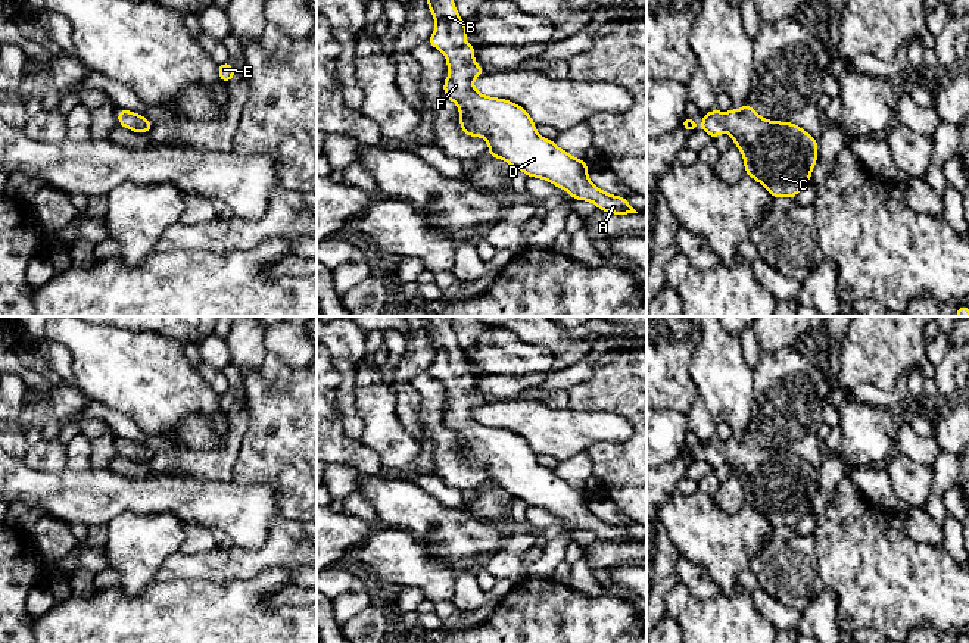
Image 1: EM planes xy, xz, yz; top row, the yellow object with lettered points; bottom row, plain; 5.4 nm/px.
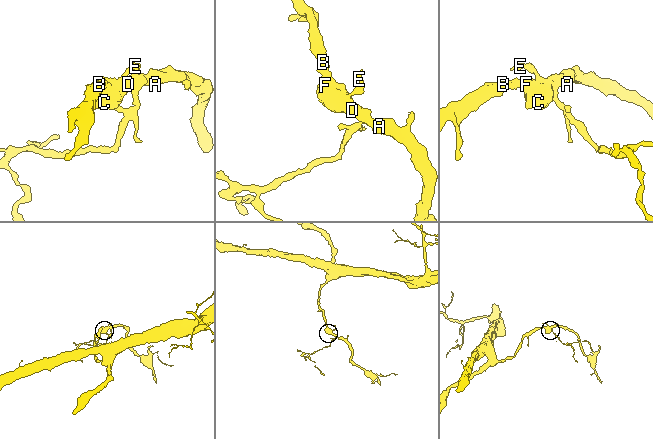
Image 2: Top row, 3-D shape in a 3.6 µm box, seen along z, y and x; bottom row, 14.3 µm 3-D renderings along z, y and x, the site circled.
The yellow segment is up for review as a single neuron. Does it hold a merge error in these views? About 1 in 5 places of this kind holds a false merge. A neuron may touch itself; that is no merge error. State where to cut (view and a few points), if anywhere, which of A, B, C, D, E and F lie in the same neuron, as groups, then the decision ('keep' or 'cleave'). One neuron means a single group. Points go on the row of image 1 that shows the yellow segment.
cut none; groups A B C D E F; keep

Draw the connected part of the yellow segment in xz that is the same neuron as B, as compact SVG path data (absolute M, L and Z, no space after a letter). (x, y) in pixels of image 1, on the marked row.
M427 0L436 19L427 43L446 57L449 75L445 96L459 107L459 125L468 137L483 137L489 157L504 159L527 177L542 178L571 194L573 200L595 203L613 215L638 213L626 197L604 193L588 177L588 162L560 149L552 140L536 134L527 110L511 100L483 96L473 81L484 69L474 62L473 43L464 43L467 24L459 18L454 0Z

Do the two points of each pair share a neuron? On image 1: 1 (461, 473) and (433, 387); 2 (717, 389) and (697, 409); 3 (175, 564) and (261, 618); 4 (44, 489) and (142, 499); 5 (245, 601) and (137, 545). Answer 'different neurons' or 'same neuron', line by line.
1: same neuron
2: different neurons
3: different neurons
4: same neuron
5: different neurons

